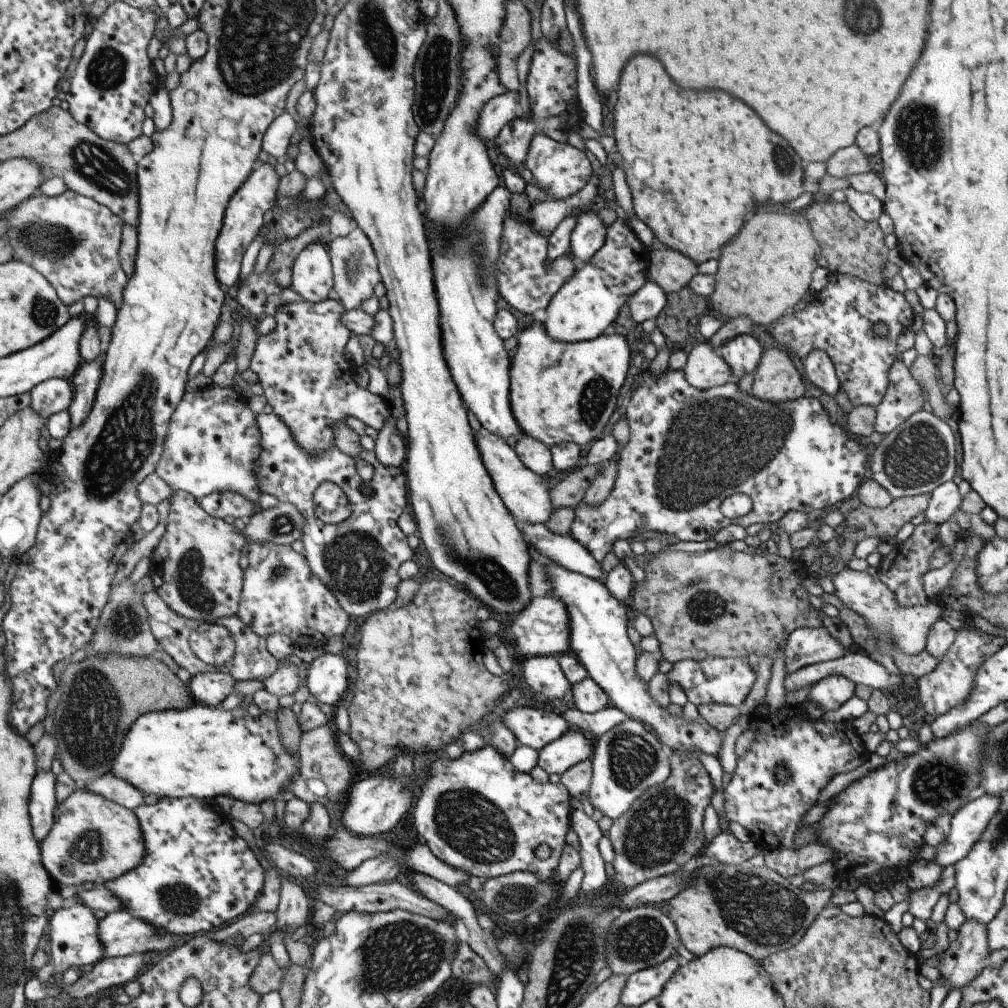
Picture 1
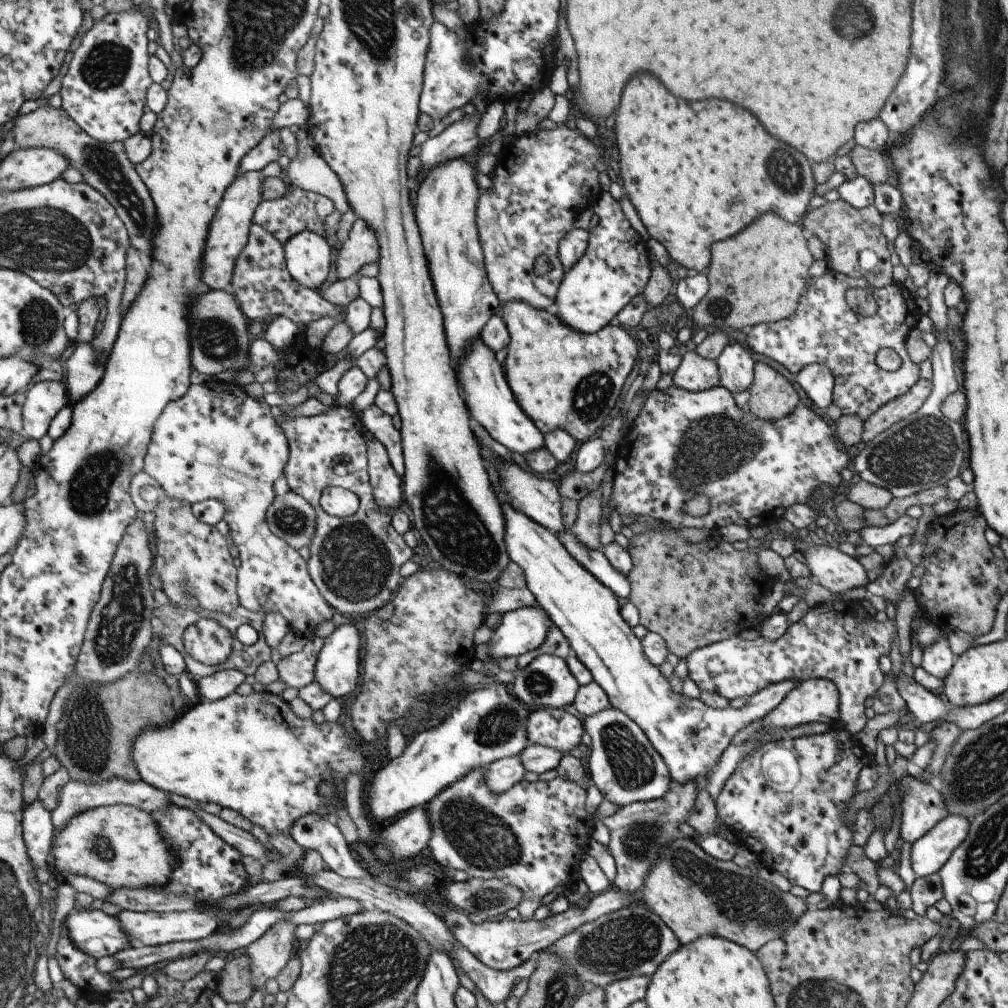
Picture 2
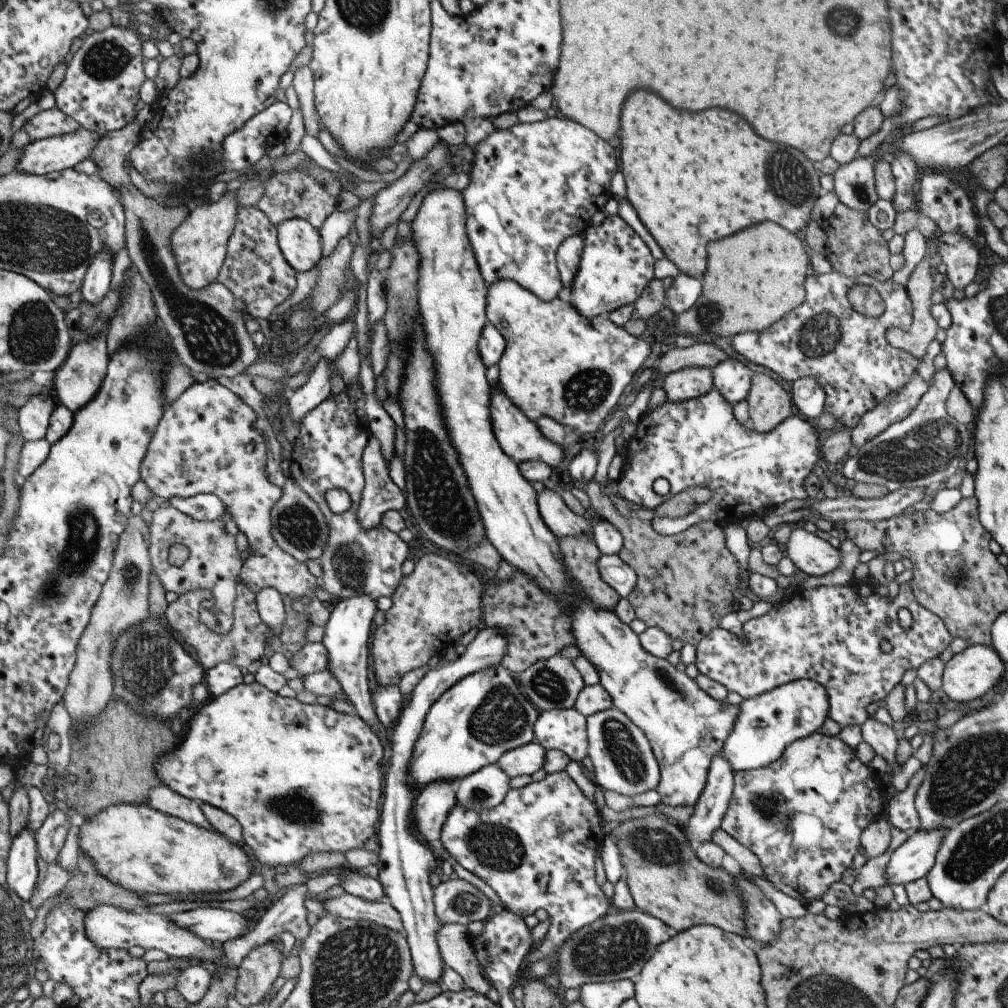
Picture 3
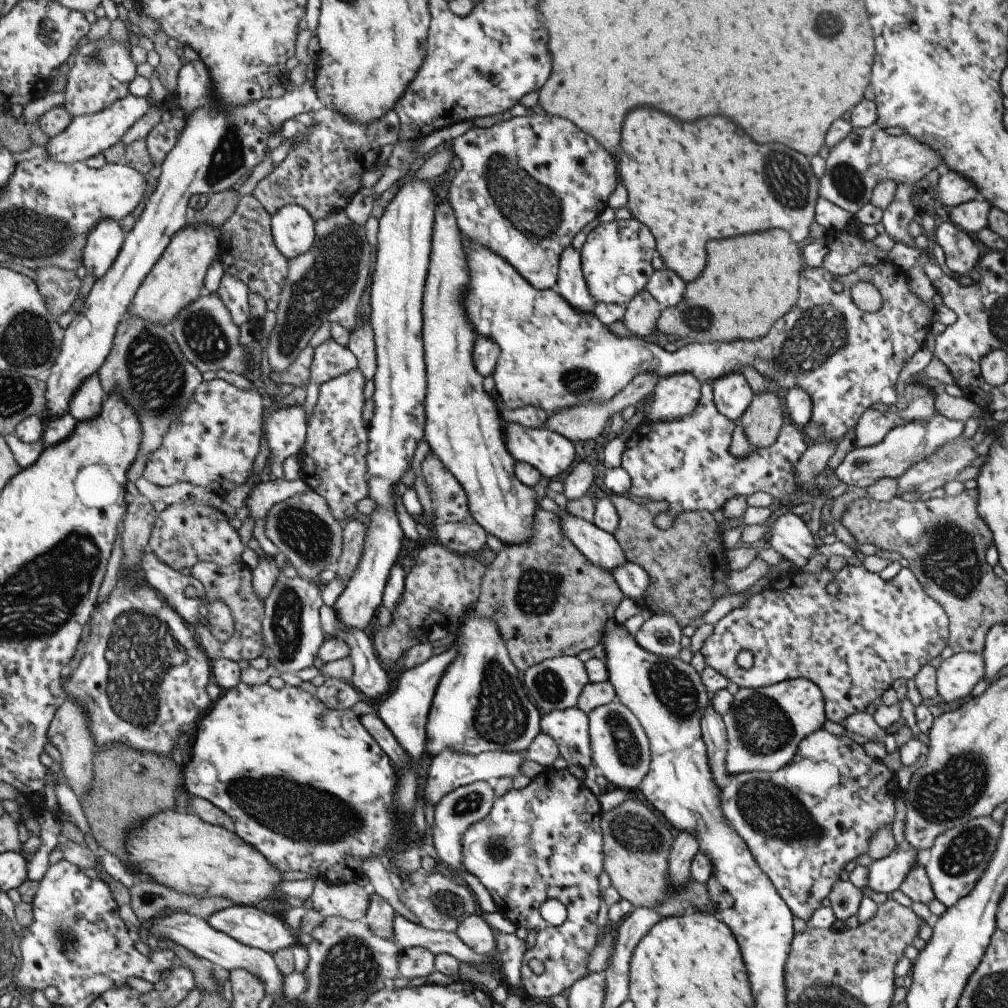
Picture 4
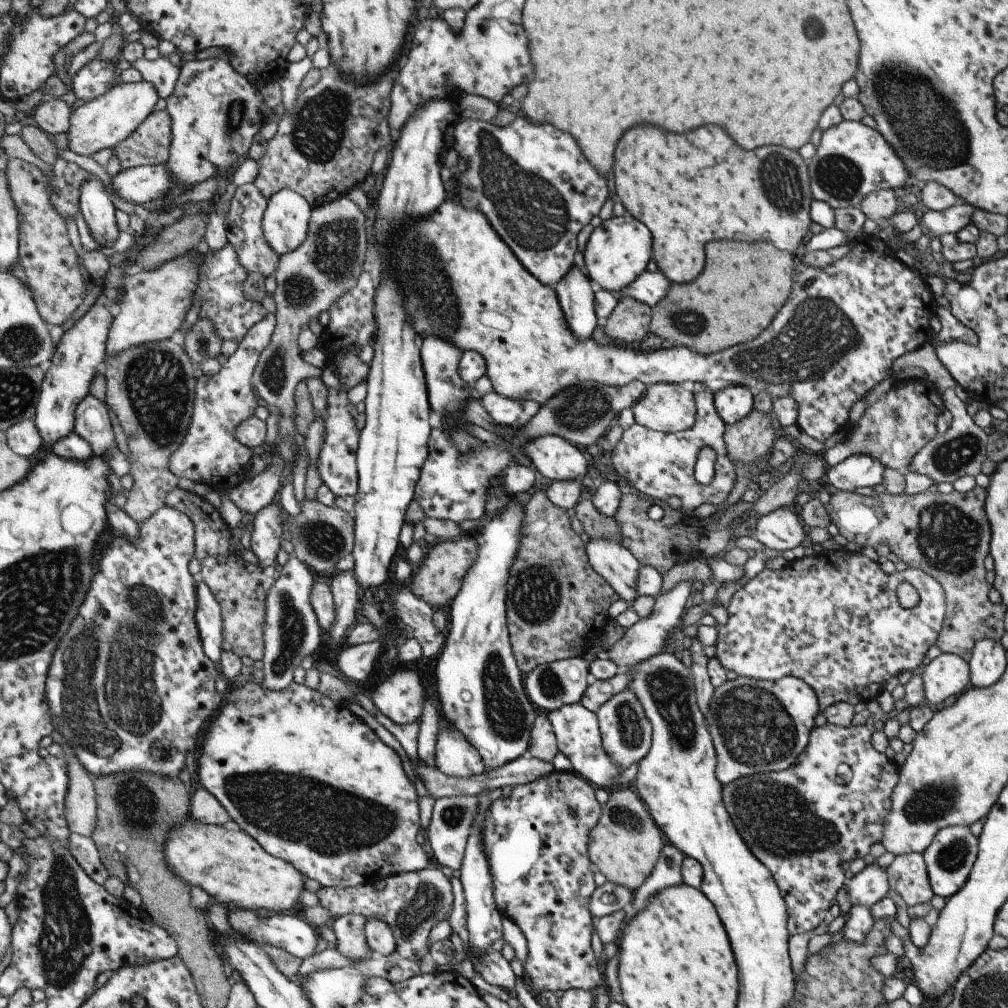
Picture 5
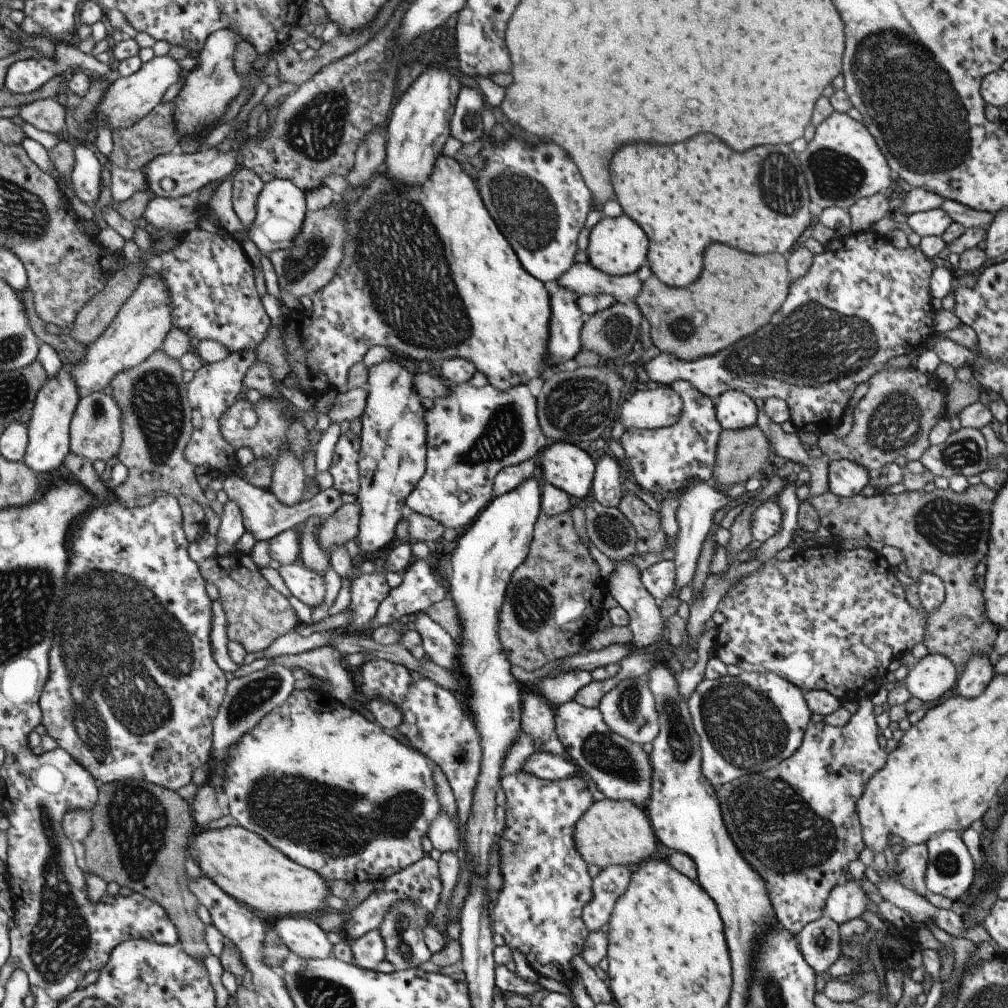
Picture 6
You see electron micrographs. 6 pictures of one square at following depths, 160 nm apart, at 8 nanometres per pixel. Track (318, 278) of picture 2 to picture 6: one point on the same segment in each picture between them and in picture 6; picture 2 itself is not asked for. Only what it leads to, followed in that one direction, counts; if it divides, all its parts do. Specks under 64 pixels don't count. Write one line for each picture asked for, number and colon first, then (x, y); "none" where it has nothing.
3: (300, 244)
4: (292, 229)
5: (284, 223)
6: (280, 207)

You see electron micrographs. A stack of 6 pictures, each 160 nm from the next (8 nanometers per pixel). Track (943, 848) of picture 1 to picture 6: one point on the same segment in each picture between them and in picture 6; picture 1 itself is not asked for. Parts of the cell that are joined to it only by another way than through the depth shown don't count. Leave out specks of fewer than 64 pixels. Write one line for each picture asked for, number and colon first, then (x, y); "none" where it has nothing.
2: (928, 853)
3: (914, 858)
4: (884, 875)
5: (871, 884)
6: (846, 900)

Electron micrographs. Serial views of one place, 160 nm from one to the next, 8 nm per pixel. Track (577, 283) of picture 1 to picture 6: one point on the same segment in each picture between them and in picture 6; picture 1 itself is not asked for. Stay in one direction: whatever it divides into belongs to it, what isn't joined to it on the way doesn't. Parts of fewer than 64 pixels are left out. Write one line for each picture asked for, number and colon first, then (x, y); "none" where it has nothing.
2: (615, 266)
3: (615, 266)
4: (615, 259)
5: (617, 250)
6: (617, 246)

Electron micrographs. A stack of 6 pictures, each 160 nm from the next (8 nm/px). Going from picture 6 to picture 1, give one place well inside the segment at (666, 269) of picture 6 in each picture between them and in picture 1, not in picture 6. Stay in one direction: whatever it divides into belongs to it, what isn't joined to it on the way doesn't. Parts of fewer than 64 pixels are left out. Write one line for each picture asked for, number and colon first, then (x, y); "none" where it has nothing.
1: (695, 163)
2: (692, 171)
3: (678, 167)
4: (688, 182)
5: (687, 189)

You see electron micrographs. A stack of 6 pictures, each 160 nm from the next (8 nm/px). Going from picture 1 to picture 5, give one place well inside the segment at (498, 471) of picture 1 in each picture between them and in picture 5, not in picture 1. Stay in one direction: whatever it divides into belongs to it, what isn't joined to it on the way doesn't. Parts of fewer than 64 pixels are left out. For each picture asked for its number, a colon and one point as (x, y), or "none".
2: (537, 498)
3: (558, 518)
4: (600, 548)
5: (617, 565)

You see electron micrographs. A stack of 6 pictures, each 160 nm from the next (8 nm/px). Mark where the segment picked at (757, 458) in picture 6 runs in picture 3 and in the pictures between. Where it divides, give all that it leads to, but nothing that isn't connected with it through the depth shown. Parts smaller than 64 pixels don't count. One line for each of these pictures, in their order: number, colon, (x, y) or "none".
3: (768, 404)
4: (761, 420)
5: (751, 437)

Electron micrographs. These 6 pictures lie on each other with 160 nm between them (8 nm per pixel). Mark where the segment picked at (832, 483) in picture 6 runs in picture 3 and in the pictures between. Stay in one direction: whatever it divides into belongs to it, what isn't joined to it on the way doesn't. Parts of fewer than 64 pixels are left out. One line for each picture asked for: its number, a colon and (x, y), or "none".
3: (925, 448)
4: (903, 446)
5: (856, 471)

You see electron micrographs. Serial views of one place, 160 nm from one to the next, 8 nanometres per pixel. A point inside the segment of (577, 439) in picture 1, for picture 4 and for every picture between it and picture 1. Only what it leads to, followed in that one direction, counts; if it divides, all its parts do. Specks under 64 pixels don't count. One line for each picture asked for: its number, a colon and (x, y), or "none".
2: (555, 373)
3: (557, 364)
4: (551, 356)

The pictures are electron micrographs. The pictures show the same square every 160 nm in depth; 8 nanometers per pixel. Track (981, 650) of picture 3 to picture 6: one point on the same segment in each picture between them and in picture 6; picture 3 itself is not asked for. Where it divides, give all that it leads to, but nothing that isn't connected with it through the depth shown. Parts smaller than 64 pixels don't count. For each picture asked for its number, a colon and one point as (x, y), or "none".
4: (956, 675)
5: (946, 675)
6: (934, 674)

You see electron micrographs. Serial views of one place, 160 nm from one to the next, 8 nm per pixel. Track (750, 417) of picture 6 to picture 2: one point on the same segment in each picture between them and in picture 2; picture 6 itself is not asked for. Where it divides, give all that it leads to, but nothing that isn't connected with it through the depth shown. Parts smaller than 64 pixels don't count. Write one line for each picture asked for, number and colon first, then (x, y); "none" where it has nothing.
2: (734, 365)
3: (730, 377)
4: (731, 394)
5: (732, 403)

